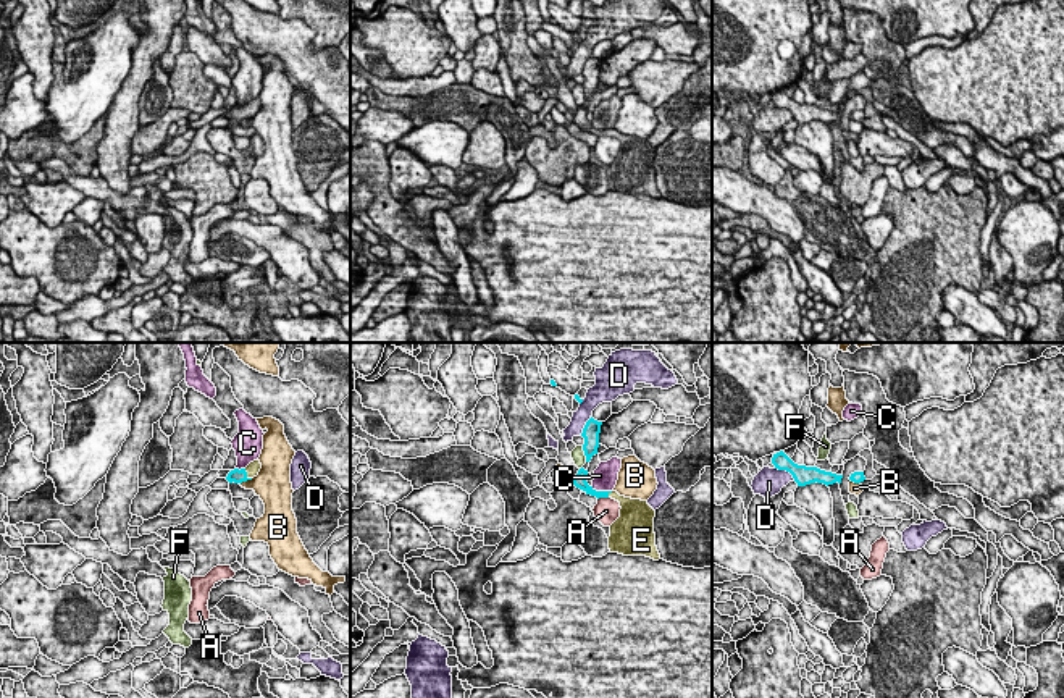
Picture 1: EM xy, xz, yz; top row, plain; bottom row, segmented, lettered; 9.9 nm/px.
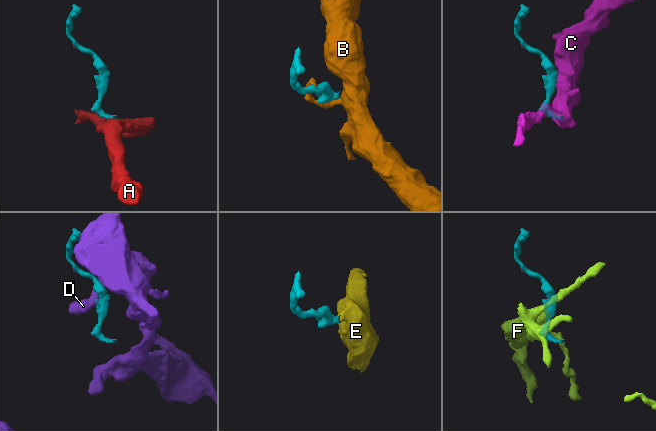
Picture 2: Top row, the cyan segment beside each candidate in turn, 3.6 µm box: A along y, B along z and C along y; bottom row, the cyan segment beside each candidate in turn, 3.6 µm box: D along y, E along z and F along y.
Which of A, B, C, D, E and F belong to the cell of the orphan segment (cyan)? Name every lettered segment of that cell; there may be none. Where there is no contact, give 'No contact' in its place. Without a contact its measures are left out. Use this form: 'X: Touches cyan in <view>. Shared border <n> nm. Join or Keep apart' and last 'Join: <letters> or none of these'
A: Touches cyan in xz. Shared border 120 nm. Keep apart
B: Touches cyan in xy. Shared border 150 nm. Keep apart
C: Touches cyan in xz. Shared border 220 nm. Keep apart
D: Touches cyan in yz. Shared border 240 nm. Keep apart
E: Touches cyan in xy. Shared border 130 nm. Join
F: Touches cyan in xz. Shared border 170 nm. Keep apart
Join: E

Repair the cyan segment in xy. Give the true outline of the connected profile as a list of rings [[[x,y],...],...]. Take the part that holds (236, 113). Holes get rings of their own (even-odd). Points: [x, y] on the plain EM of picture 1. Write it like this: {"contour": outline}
{"contour": [[[257,97],[257,99],[250,100],[245,107],[241,107],[241,108],[239,107],[234,107],[234,108],[231,108],[228,111],[226,118],[229,121],[232,121],[232,120],[234,121],[247,120],[247,118],[252,118],[253,115],[257,115],[258,110],[260,110],[260,107],[262,107],[262,102]]]}

